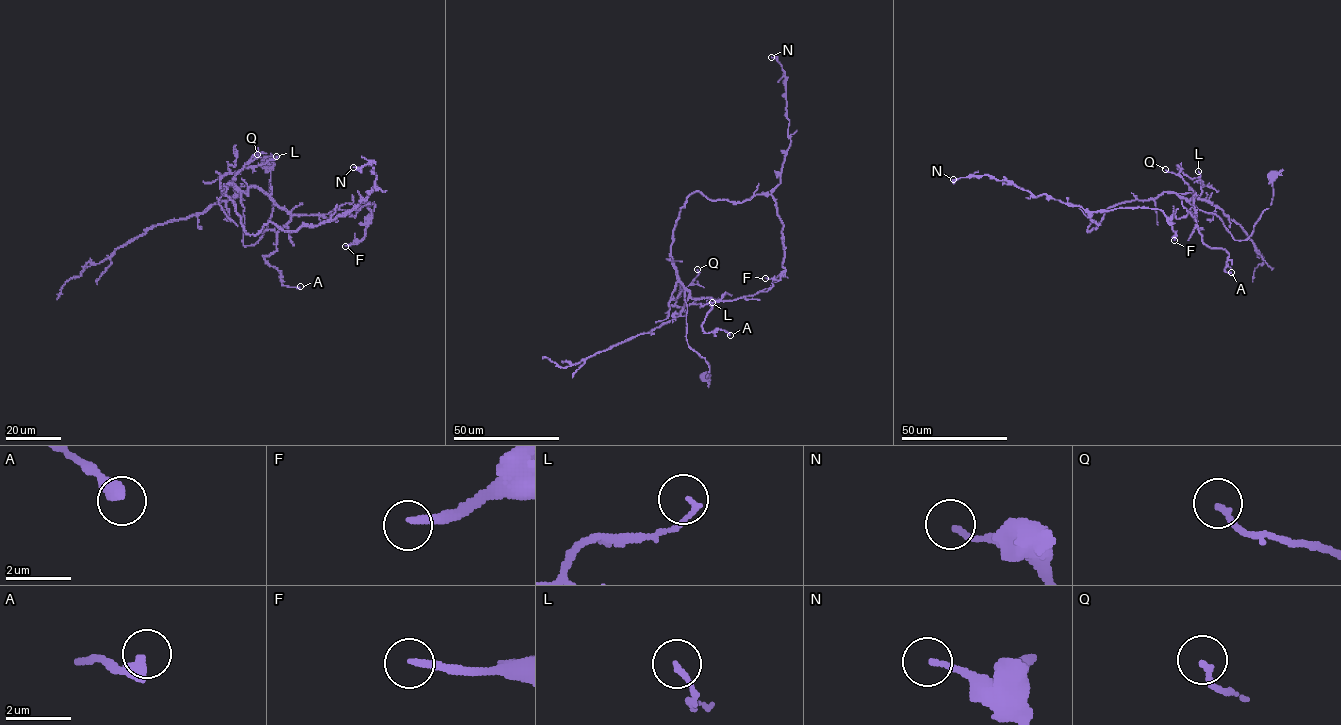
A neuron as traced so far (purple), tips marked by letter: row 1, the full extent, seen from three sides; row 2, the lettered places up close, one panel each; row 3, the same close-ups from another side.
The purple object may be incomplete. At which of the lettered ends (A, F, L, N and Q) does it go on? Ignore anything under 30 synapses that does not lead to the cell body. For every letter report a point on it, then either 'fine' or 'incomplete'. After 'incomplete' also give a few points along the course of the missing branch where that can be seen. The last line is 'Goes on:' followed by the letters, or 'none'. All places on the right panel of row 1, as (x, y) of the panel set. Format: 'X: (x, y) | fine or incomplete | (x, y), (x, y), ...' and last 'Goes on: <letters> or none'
A: (1231, 272) | fine
F: (1174, 240) | incomplete | (1174, 240), (1162, 238), (1152, 245), (1155, 232)
L: (1198, 171) | fine
N: (953, 179) | fine
Q: (1165, 169) | fine
Goes on: F

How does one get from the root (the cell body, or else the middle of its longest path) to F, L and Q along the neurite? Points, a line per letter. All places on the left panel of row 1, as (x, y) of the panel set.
F: (267, 161), (271, 216), (243, 244), (229, 183), (223, 193), (249, 234), (369, 203), (365, 236), (345, 246)
L: (267, 161), (271, 216), (262, 237), (245, 246), (240, 193), (232, 185), (220, 187), (220, 179), (276, 156)
Q: (267, 161), (271, 216), (262, 237), (245, 246), (240, 193), (224, 184), (257, 154)

